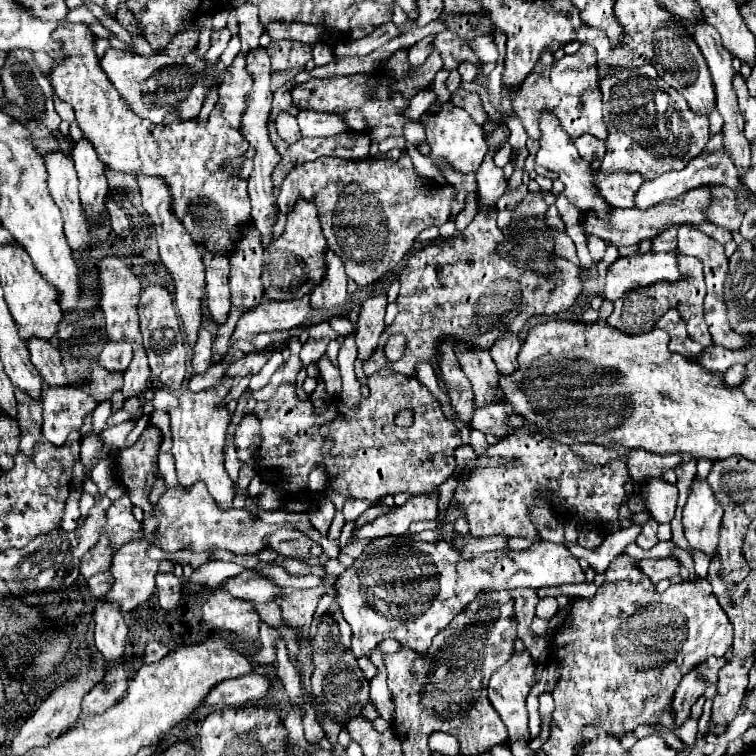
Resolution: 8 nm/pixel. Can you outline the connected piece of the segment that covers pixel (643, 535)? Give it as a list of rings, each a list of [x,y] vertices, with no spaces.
[[[650,518],[650,522],[648,522],[646,526],[642,526],[642,532],[638,534],[636,544],[638,544],[640,548],[644,548],[644,550],[648,550],[648,548],[656,546],[656,544],[660,542],[660,540],[658,540],[658,536],[656,536],[656,532],[658,532],[658,522]]]

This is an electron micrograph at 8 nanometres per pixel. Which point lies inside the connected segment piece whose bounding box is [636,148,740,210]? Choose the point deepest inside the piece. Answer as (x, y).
(711, 168)

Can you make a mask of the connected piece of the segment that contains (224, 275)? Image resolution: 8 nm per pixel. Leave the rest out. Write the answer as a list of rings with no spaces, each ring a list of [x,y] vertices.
[[[206,252],[204,256],[206,264],[206,278],[208,278],[208,288],[206,288],[206,302],[210,316],[216,324],[224,324],[230,314],[230,288],[228,288],[228,270],[230,270],[230,260],[226,256],[212,256]]]

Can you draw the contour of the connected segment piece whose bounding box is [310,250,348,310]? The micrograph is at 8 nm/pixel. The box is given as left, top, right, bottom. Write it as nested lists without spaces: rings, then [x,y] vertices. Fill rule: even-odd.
[[[328,250],[328,272],[324,276],[324,284],[320,284],[320,288],[310,294],[310,306],[324,310],[342,306],[346,302],[346,282],[348,278],[342,260]]]

